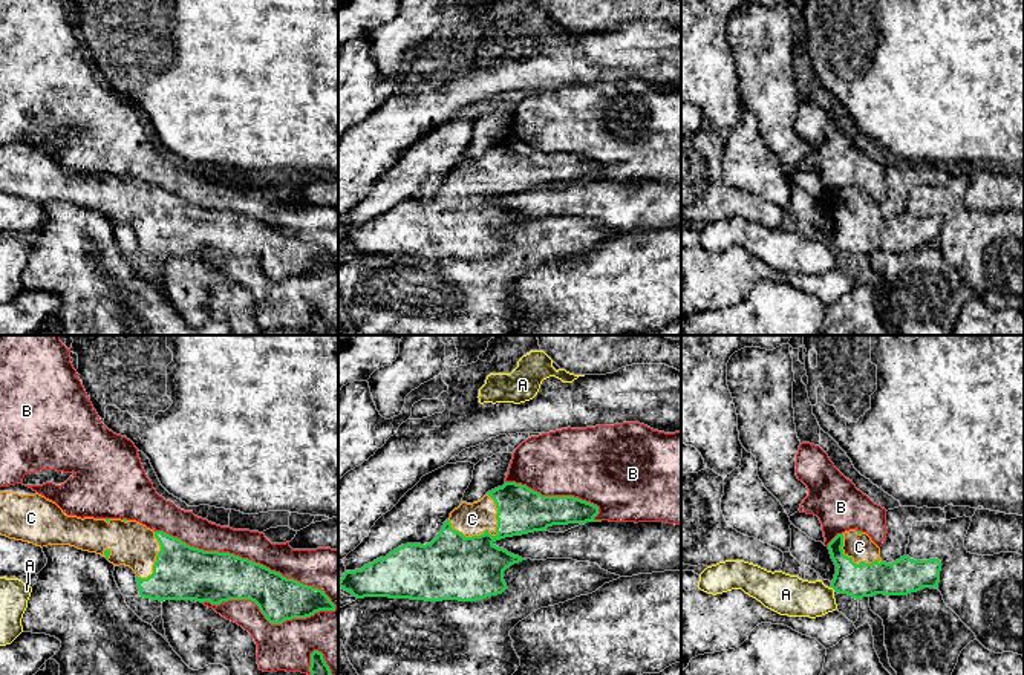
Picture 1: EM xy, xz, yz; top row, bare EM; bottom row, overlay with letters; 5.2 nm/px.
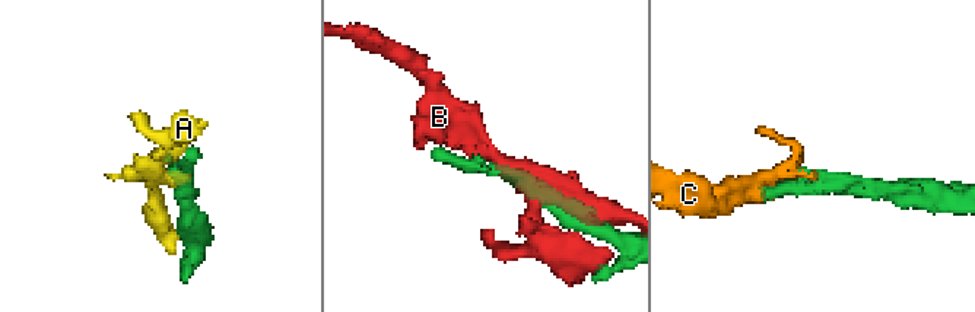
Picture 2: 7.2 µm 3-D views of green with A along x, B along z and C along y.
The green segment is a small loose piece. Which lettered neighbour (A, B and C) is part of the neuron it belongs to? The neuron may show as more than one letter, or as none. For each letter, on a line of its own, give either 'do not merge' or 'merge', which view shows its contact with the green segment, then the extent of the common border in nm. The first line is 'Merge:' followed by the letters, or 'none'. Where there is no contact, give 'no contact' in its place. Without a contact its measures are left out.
Merge: C
A: do not merge | yz | 30 nm
B: do not merge | xy | 1050 nm
C: merge | xz | 280 nm

